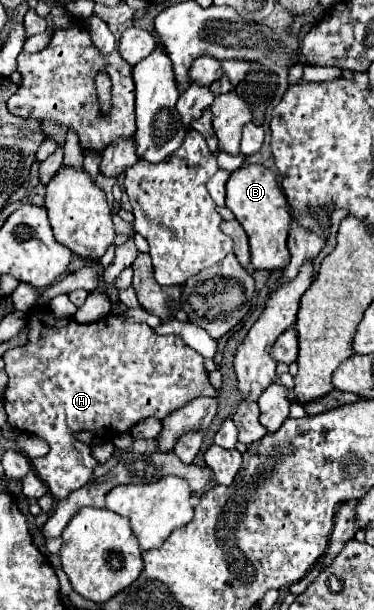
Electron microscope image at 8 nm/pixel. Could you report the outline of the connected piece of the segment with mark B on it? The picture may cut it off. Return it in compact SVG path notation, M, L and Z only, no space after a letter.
M243 166L235 170L227 182L227 196L225 206L235 214L235 220L243 226L249 238L251 250L251 266L255 270L281 270L289 264L289 250L287 250L287 232L289 232L289 204L281 186L277 184L277 176L267 170L265 166Z

